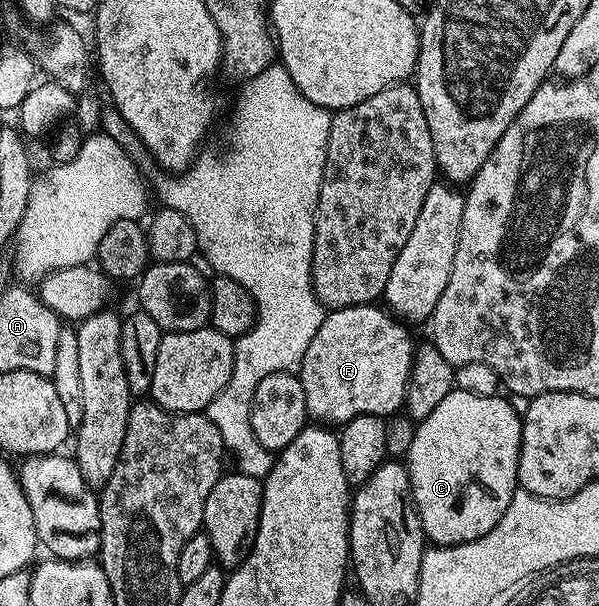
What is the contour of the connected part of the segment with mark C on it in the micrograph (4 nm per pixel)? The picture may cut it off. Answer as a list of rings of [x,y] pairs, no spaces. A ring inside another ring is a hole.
[[[452,389],[433,408],[433,412],[418,423],[405,465],[411,477],[415,510],[423,525],[423,533],[435,546],[462,546],[489,532],[509,508],[519,481],[519,449],[523,443],[523,419],[503,398],[474,394],[471,390]]]

